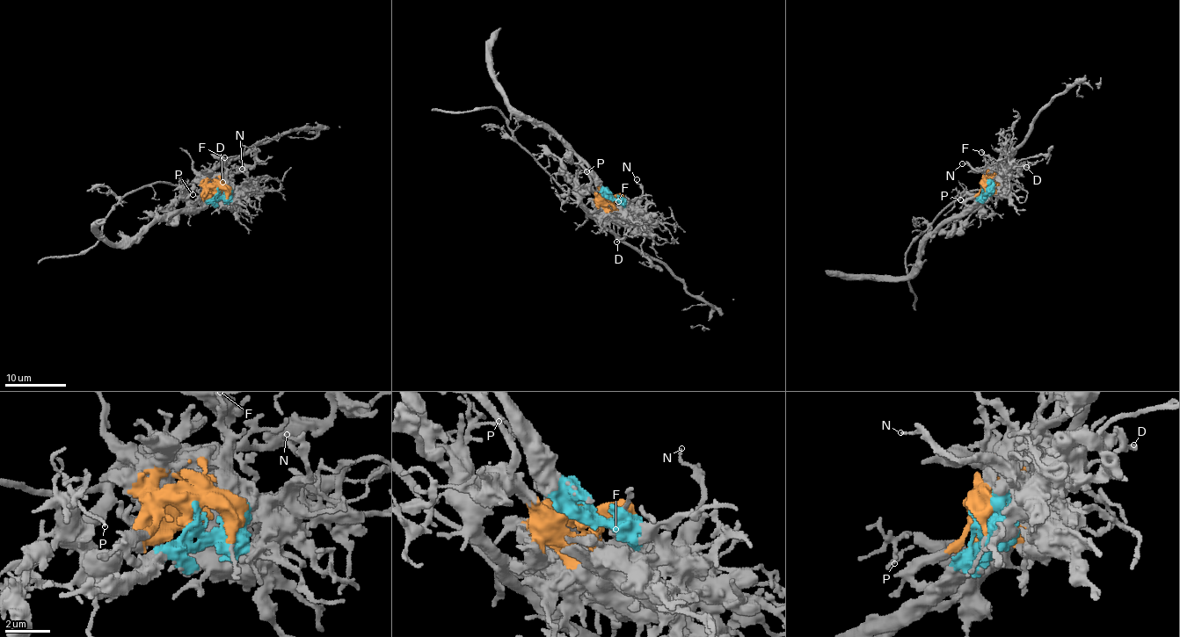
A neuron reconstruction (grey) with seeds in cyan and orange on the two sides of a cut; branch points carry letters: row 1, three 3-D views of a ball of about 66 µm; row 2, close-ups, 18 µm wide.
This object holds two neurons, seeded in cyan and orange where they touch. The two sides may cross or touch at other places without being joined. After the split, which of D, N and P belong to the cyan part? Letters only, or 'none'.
N

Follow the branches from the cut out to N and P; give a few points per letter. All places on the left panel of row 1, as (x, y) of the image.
N: (217, 191), (229, 194), (248, 180), (248, 176), (242, 170)
P: (216, 191), (204, 191), (193, 202), (188, 202), (184, 186), (193, 195)

